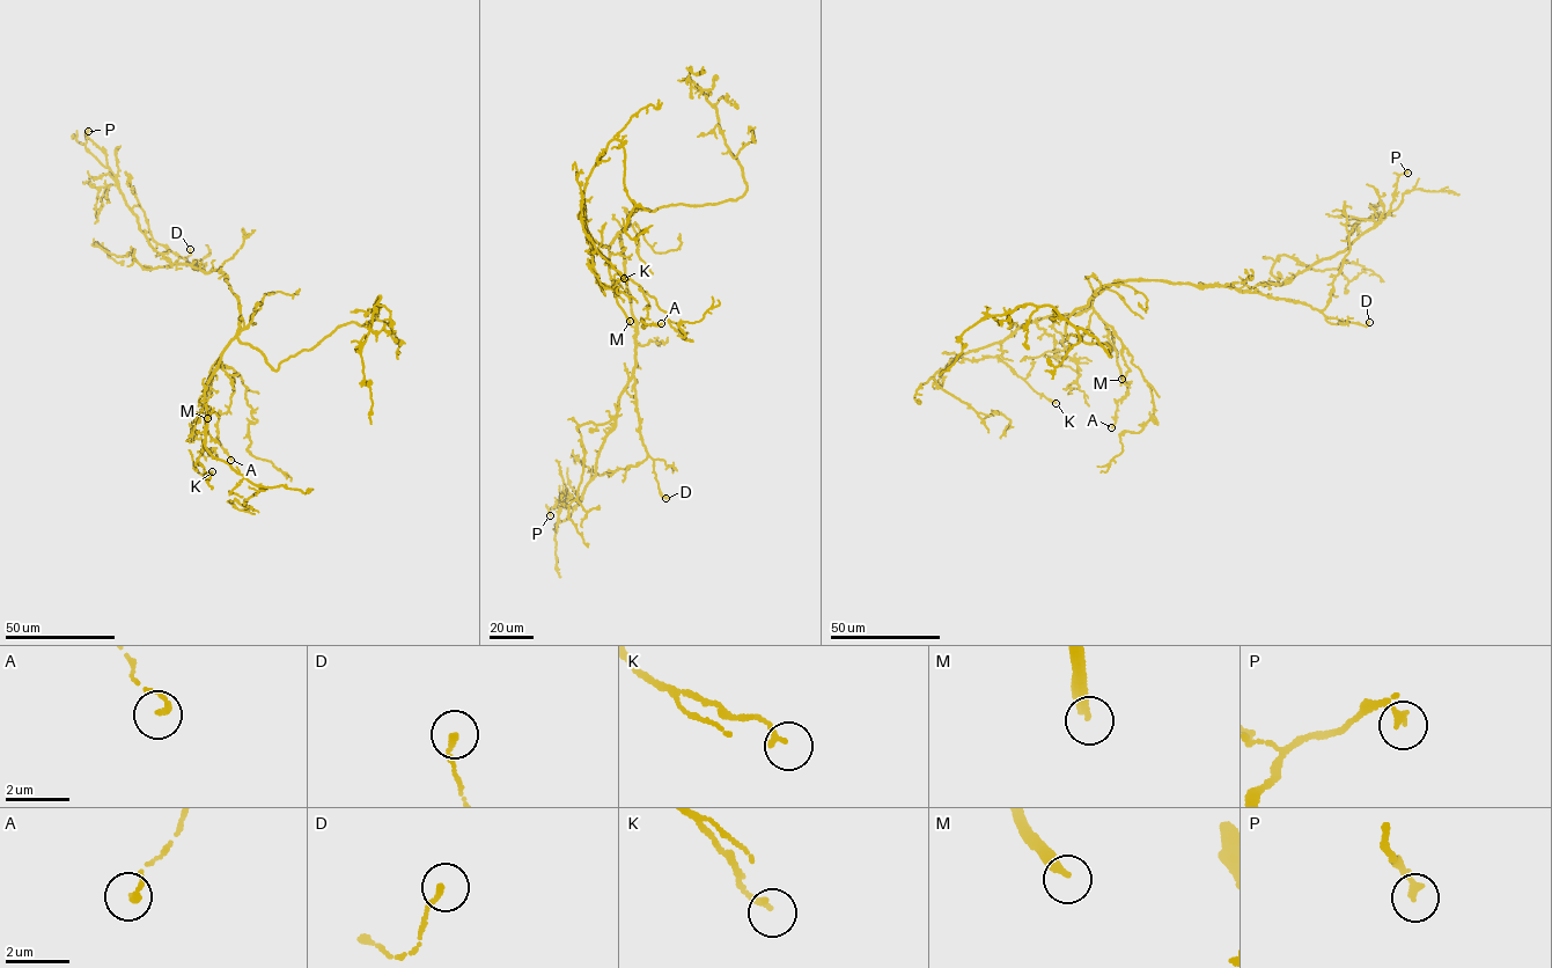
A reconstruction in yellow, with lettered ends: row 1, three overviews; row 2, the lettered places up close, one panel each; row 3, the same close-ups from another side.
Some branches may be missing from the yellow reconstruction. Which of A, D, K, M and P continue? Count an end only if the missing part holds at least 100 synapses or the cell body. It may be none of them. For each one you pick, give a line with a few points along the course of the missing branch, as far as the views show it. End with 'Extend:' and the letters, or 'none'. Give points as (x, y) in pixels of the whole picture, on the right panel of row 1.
M: missing branch runs (1122, 379), (1124, 384), (1118, 422), (1098, 447), (1083, 454), (1042, 453), (1025, 462), (998, 450), (986, 456)
Extend: M

